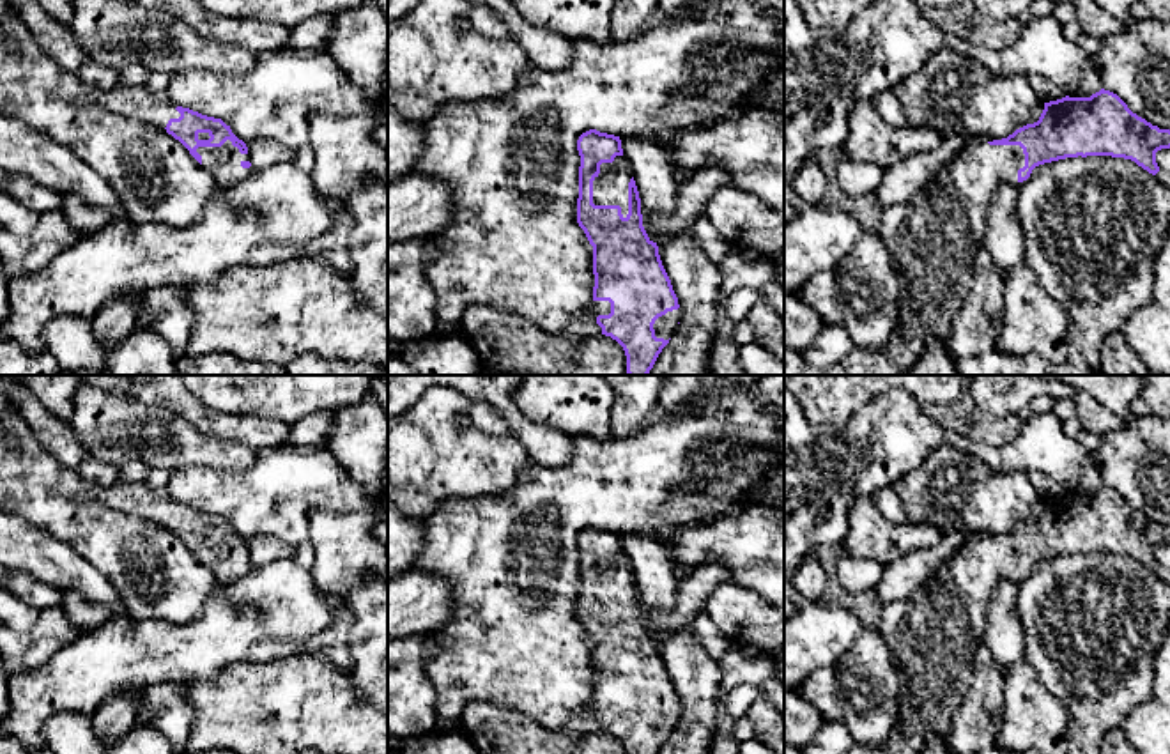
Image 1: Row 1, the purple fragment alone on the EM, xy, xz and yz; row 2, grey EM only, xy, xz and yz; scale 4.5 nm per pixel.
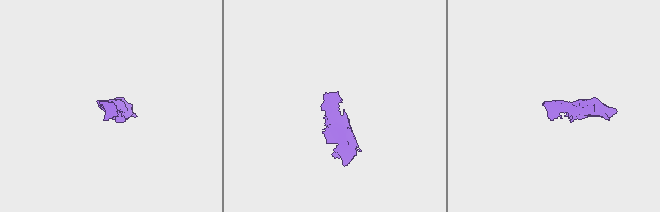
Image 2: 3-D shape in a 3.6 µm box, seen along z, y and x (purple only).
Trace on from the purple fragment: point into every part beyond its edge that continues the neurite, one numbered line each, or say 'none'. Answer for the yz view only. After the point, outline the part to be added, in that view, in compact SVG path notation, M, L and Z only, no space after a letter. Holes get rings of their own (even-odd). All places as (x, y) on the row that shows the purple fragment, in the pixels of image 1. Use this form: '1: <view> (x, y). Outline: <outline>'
1: yz (931, 239). Outline: M972 136L961 154L947 163L912 200L881 207L878 235L901 285L899 320L887 345L880 350L853 347L841 363L828 368L812 366L800 352L784 349L784 375L904 375L931 343L947 340L951 322L970 292L975 253L984 244L984 212L989 200L1000 184L1018 182L1018 170L1025 166L1020 145L993 145L993 140L1002 138Z

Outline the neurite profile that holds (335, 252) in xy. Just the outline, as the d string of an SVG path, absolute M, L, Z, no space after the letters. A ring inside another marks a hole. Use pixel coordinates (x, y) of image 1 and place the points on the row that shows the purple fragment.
M340 230L338 234L329 234L319 255L326 258L326 264L329 267L335 267L343 274L350 273L350 253L347 250L347 230Z

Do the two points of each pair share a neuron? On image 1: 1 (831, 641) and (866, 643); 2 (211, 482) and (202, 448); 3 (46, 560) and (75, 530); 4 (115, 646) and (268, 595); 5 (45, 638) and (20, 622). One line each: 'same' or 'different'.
1: different
2: different
3: different
4: same
5: different

